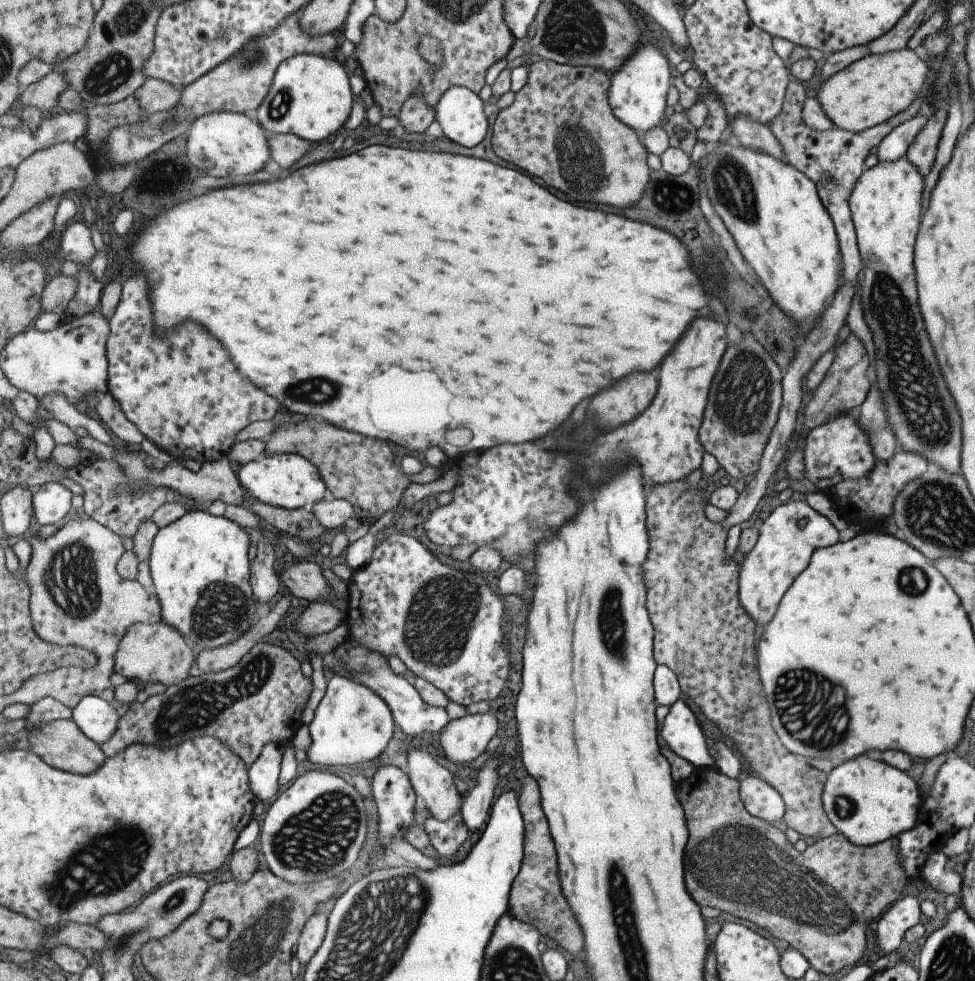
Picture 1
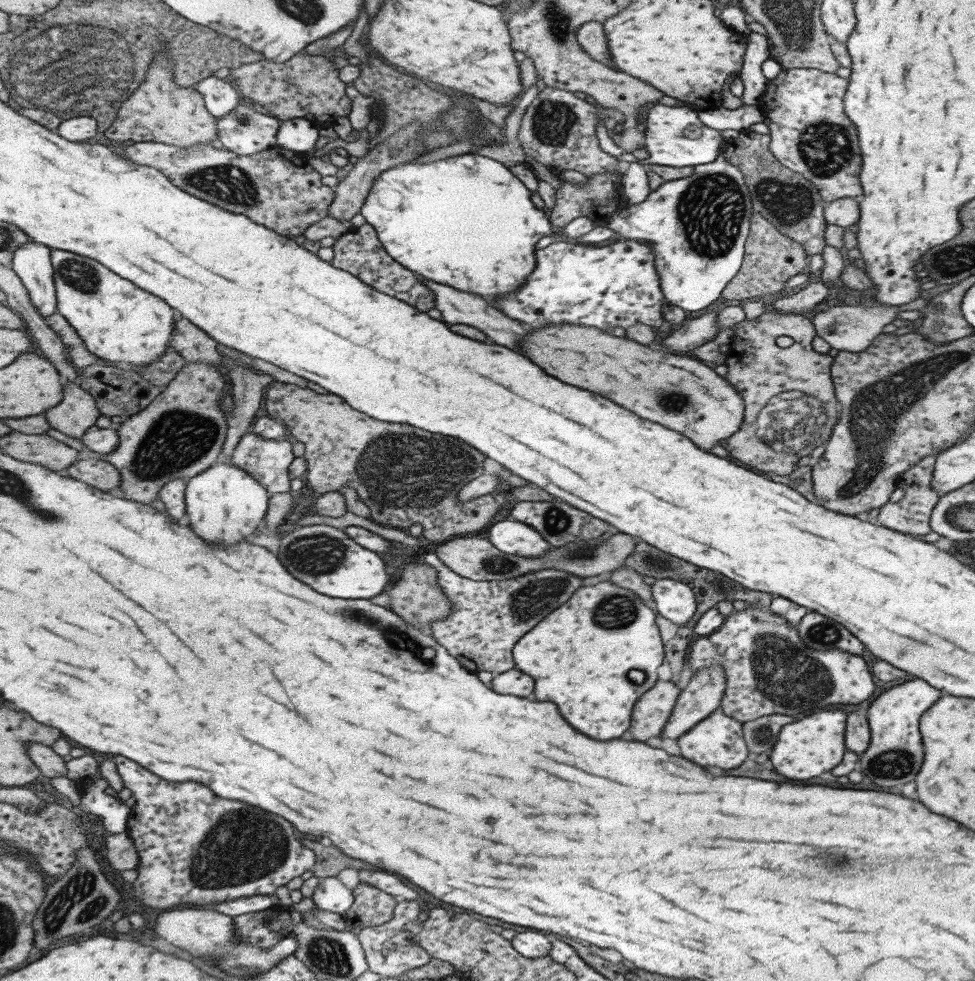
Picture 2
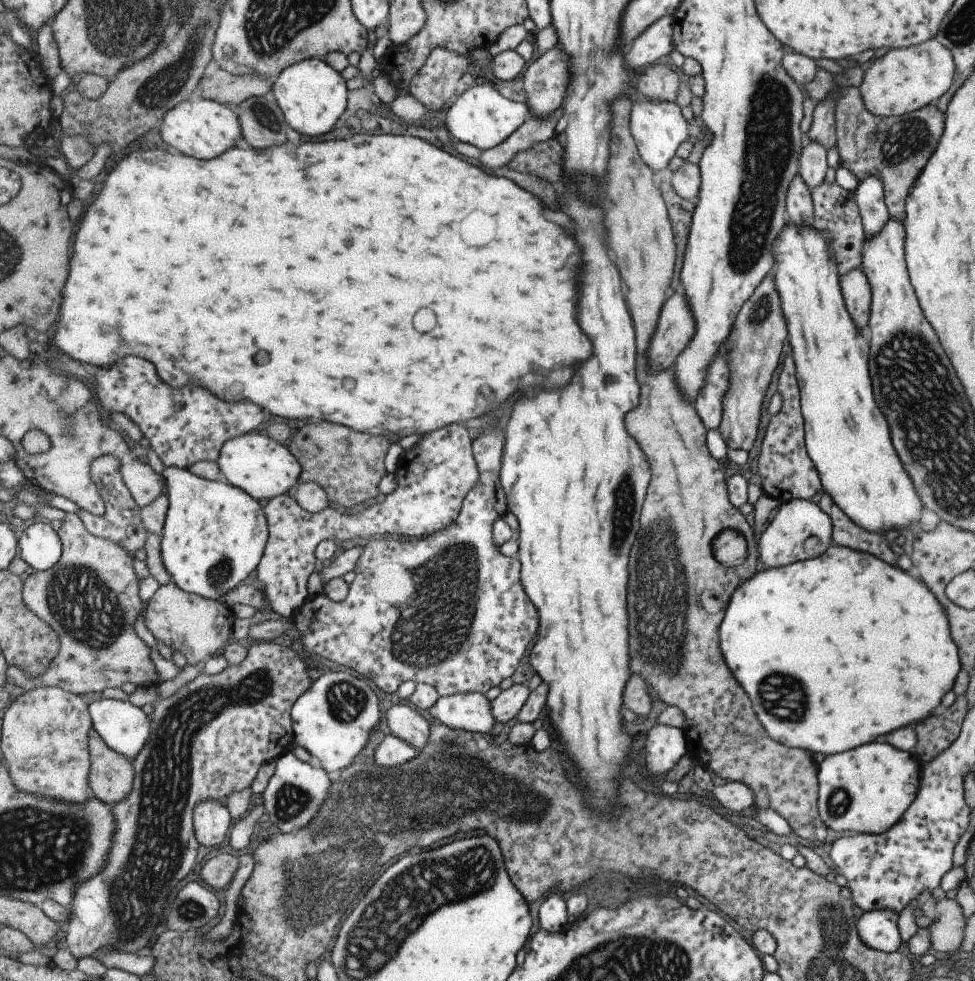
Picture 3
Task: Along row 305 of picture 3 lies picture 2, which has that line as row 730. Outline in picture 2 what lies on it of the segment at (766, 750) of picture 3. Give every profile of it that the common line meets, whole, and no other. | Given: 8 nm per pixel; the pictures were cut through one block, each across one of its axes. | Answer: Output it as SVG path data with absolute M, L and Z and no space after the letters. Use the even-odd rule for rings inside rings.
M657 680L655 686L649 688L649 692L645 692L633 706L629 724L631 738L639 742L645 742L647 738L657 738L677 704L679 692L681 686Z

